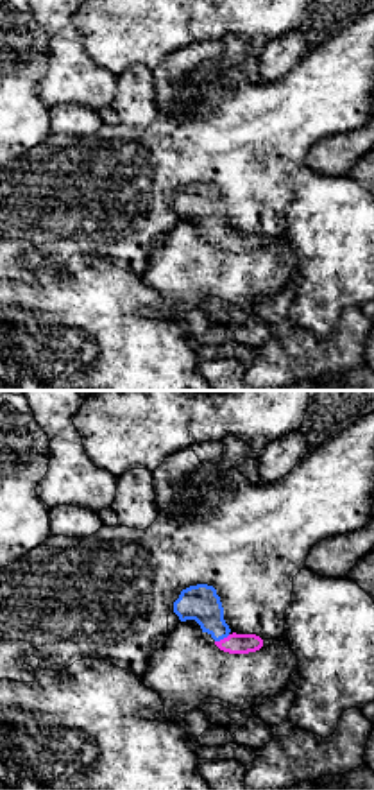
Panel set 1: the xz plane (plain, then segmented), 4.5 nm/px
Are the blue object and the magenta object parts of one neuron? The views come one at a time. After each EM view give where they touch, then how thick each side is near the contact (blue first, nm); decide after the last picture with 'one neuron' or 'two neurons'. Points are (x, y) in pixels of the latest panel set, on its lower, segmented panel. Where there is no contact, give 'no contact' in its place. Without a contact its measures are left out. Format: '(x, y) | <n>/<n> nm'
(222, 638) | 160/100 nm

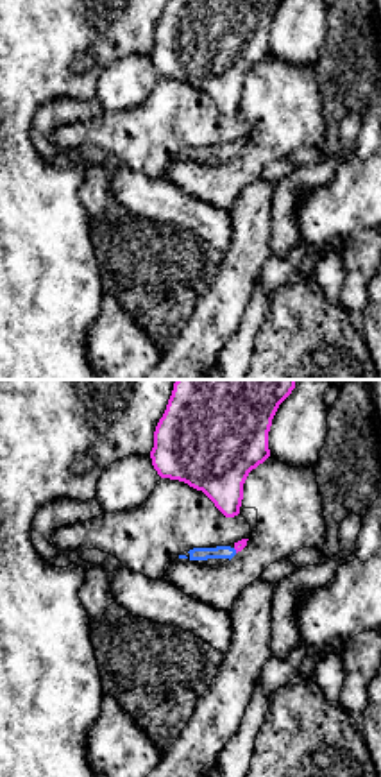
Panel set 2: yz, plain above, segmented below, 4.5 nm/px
(235, 550) | 60/50 nm

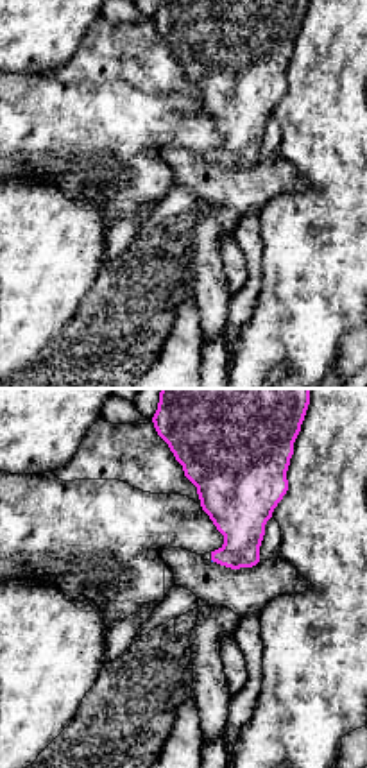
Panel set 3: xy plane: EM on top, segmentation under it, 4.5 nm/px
no contact

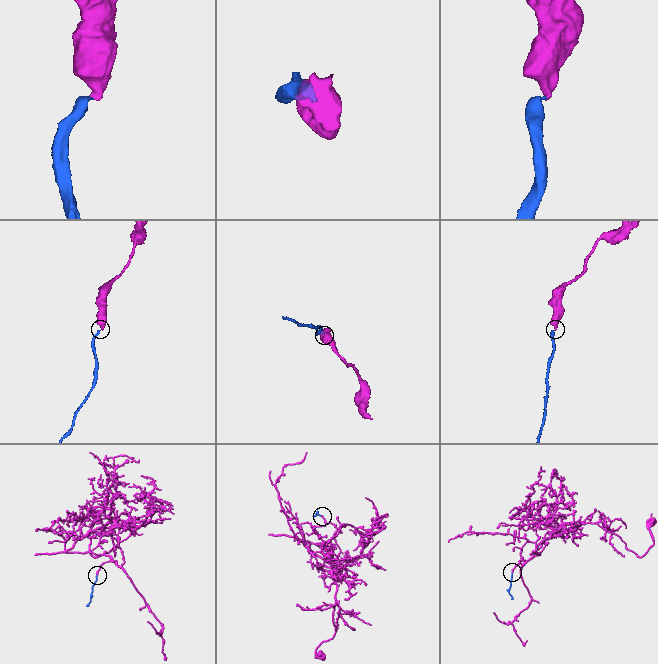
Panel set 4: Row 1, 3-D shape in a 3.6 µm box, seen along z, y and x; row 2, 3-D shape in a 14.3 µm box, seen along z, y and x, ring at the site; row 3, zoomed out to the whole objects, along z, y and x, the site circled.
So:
one neuron

